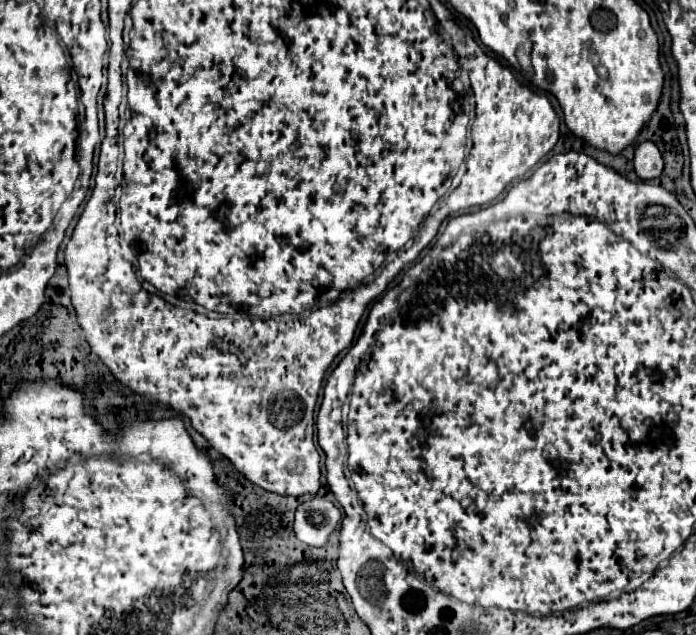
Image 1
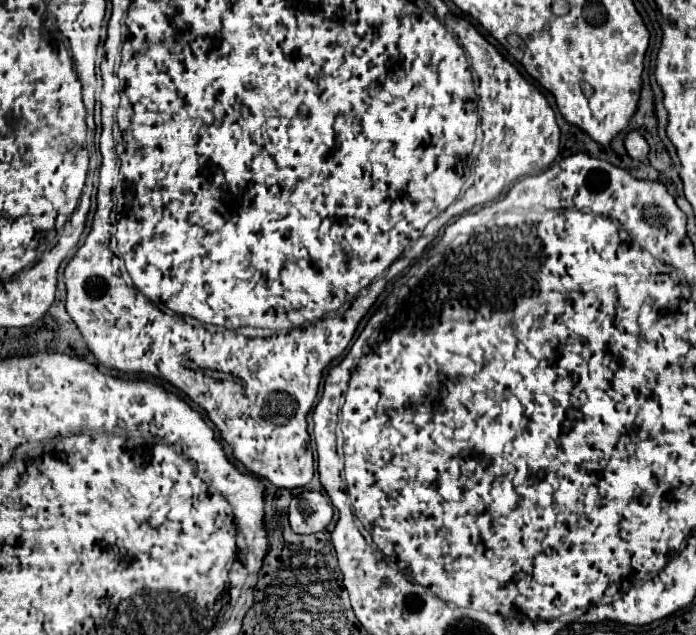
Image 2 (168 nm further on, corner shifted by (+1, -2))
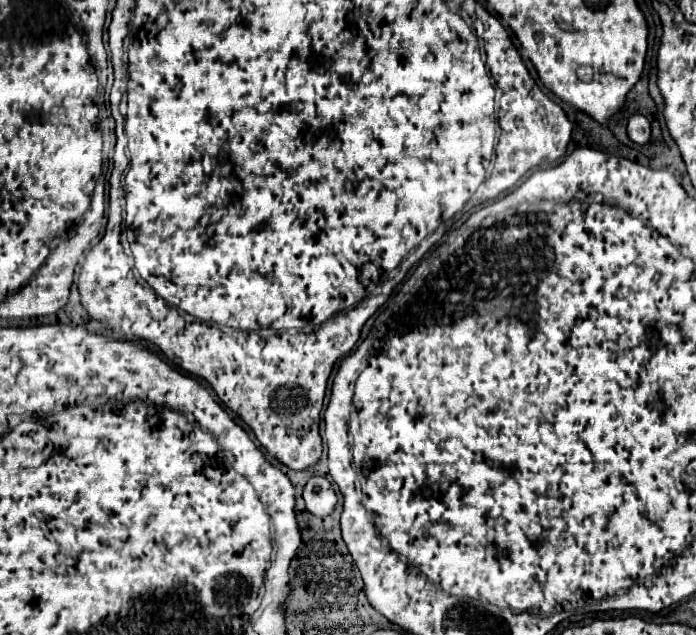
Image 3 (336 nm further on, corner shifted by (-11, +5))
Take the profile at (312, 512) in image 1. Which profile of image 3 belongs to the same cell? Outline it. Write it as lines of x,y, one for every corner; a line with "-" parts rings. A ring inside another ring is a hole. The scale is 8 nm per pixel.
312,477
304,487
304,501
306,511
310,511
316,517
328,517
334,511
336,505
336,493
326,477

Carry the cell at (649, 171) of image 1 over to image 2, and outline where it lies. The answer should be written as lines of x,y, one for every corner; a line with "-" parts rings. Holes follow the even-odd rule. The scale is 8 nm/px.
630,132
624,140
624,146
628,150
628,156
632,160
638,160
638,162
648,162
648,154
650,154
650,148
648,148
648,142
642,138
642,134
638,132

